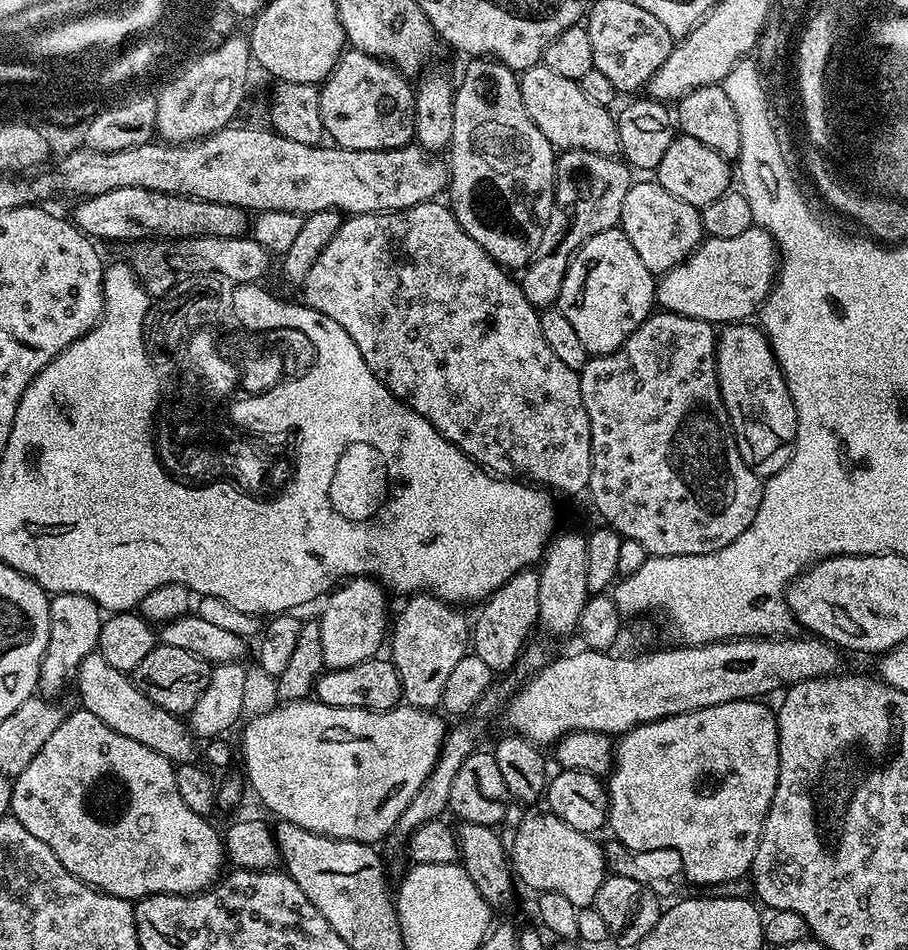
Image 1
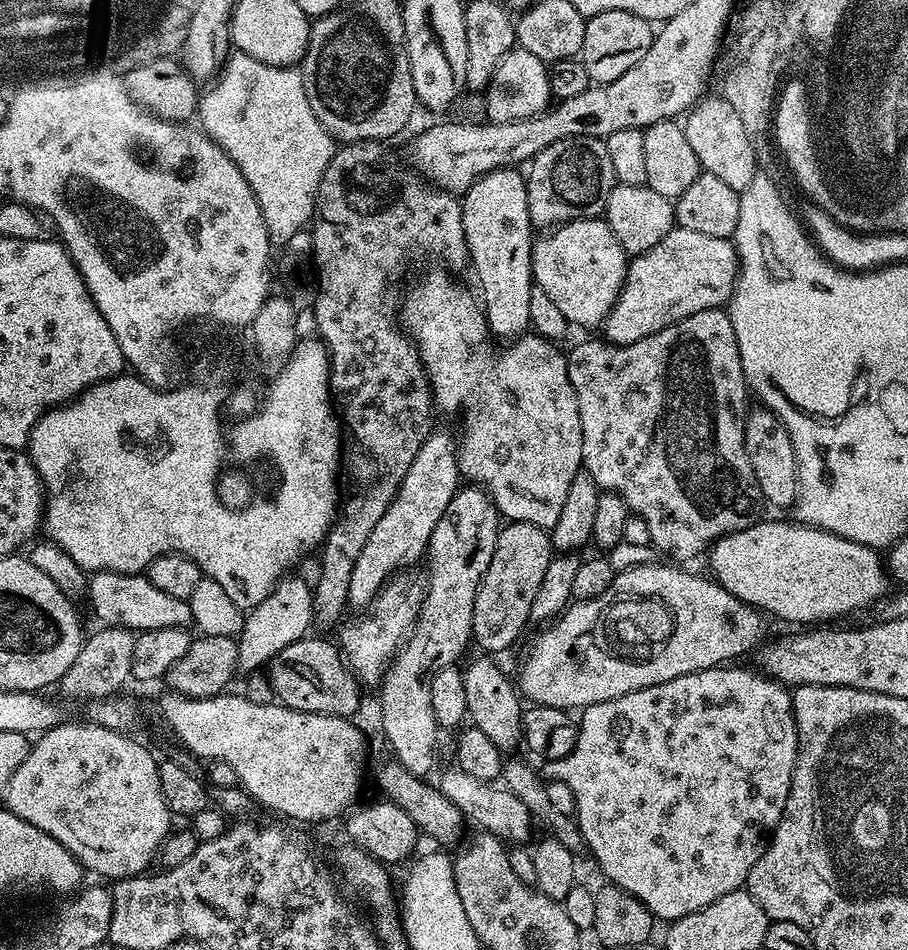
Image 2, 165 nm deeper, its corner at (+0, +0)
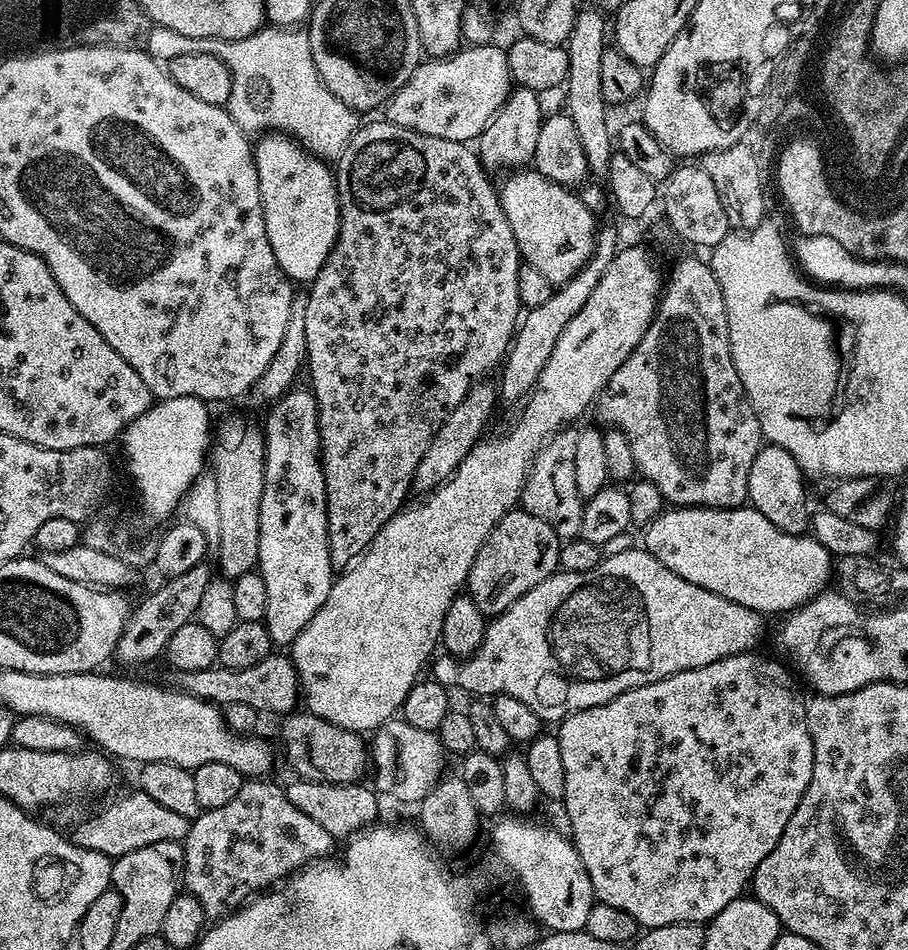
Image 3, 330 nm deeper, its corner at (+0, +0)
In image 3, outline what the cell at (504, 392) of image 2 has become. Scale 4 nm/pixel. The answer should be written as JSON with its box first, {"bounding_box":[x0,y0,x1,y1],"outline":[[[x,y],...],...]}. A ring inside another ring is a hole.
{"bounding_box":[520,426,585,541],"outline":[[[569,426],[556,433],[551,440],[541,446],[532,464],[532,471],[524,480],[520,495],[523,511],[542,518],[558,534],[561,541],[575,540],[582,530],[582,514],[585,497],[578,494],[578,482],[574,482],[574,442],[577,429]]]}

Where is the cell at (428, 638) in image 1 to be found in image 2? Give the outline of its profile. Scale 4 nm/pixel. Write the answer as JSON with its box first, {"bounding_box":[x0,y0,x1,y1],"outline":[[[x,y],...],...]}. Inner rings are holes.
{"bounding_box":[380,486,499,778],"outline":[[[464,486],[457,489],[428,543],[426,565],[429,578],[424,586],[416,624],[380,683],[382,730],[395,751],[395,759],[421,778],[429,775],[433,748],[440,734],[430,703],[433,676],[438,670],[453,667],[468,642],[471,643],[474,598],[493,558],[499,529],[499,512],[482,488]]]}

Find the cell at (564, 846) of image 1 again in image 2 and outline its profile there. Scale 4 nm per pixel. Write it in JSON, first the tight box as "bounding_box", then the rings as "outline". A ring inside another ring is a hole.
{"bounding_box":[438,766,534,846],"outline":[[[449,766],[441,774],[438,787],[443,796],[450,798],[450,802],[458,806],[458,810],[464,817],[471,823],[473,820],[477,824],[475,826],[477,829],[494,834],[498,839],[512,846],[524,846],[529,843],[534,819],[525,803],[516,798],[512,792],[487,780],[470,778],[470,774],[466,774],[461,768],[455,766]]]}

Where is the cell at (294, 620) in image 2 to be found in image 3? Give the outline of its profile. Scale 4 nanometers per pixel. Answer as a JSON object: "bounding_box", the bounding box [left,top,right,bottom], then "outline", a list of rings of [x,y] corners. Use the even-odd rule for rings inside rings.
{"bounding_box":[258,390,334,646],"outline":[[[289,390],[280,397],[275,403],[267,409],[268,417],[262,423],[262,431],[264,433],[264,489],[262,490],[262,502],[260,503],[260,533],[258,534],[258,574],[264,579],[266,586],[266,610],[262,623],[266,626],[266,630],[270,634],[273,645],[290,646],[298,638],[298,634],[302,634],[302,630],[306,630],[306,626],[310,622],[310,618],[314,618],[314,614],[318,614],[318,610],[322,606],[322,602],[326,602],[326,598],[330,594],[334,583],[334,569],[330,562],[330,550],[328,549],[328,519],[326,518],[326,482],[324,481],[324,462],[322,459],[322,449],[320,446],[320,423],[318,416],[320,411],[316,405],[316,397],[311,391],[296,392],[297,390]]]}

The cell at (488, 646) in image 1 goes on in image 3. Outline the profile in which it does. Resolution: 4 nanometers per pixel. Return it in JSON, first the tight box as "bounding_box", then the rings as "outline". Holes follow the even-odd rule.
{"bounding_box":[466,510,561,617],"outline":[[[509,510],[498,526],[490,530],[470,566],[466,581],[467,595],[472,597],[485,617],[500,615],[514,606],[522,594],[534,590],[538,582],[559,569],[561,543],[560,536],[554,534],[552,527],[542,518],[534,518],[534,514],[523,510]]]}

